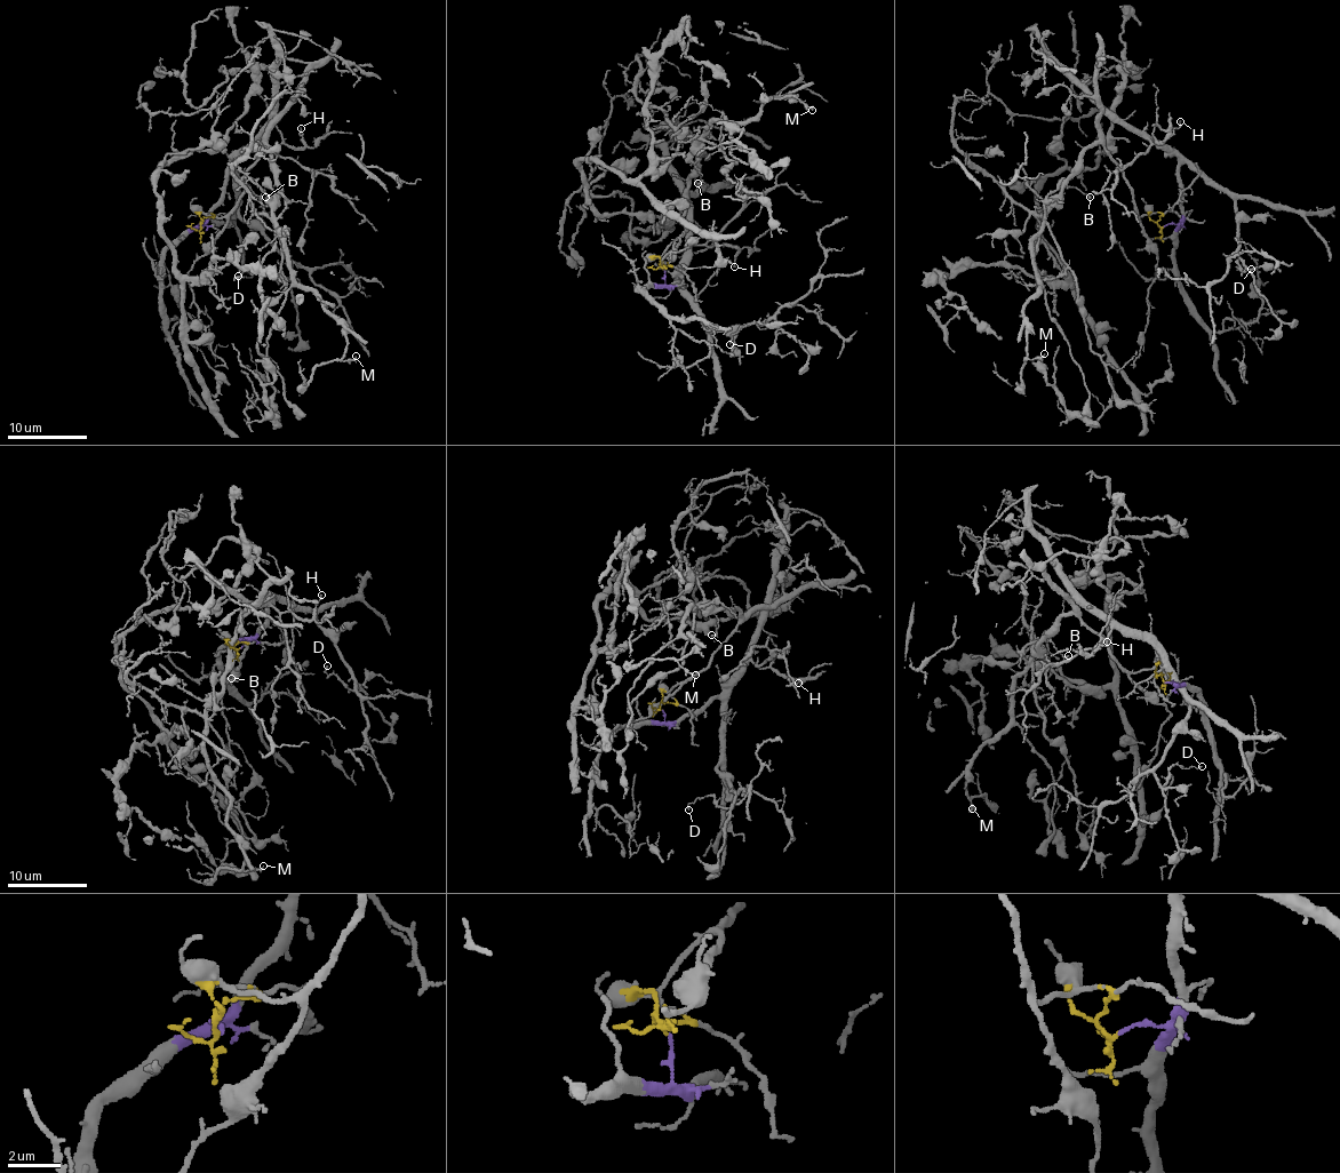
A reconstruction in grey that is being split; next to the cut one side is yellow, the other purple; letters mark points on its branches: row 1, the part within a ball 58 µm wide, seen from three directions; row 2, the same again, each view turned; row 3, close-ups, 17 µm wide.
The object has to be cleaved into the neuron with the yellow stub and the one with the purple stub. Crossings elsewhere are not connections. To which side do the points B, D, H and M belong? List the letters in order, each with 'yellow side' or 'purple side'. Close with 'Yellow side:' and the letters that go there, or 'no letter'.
B: yellow side
D: purple side
H: purple side
M: yellow side
Yellow side: B, M

